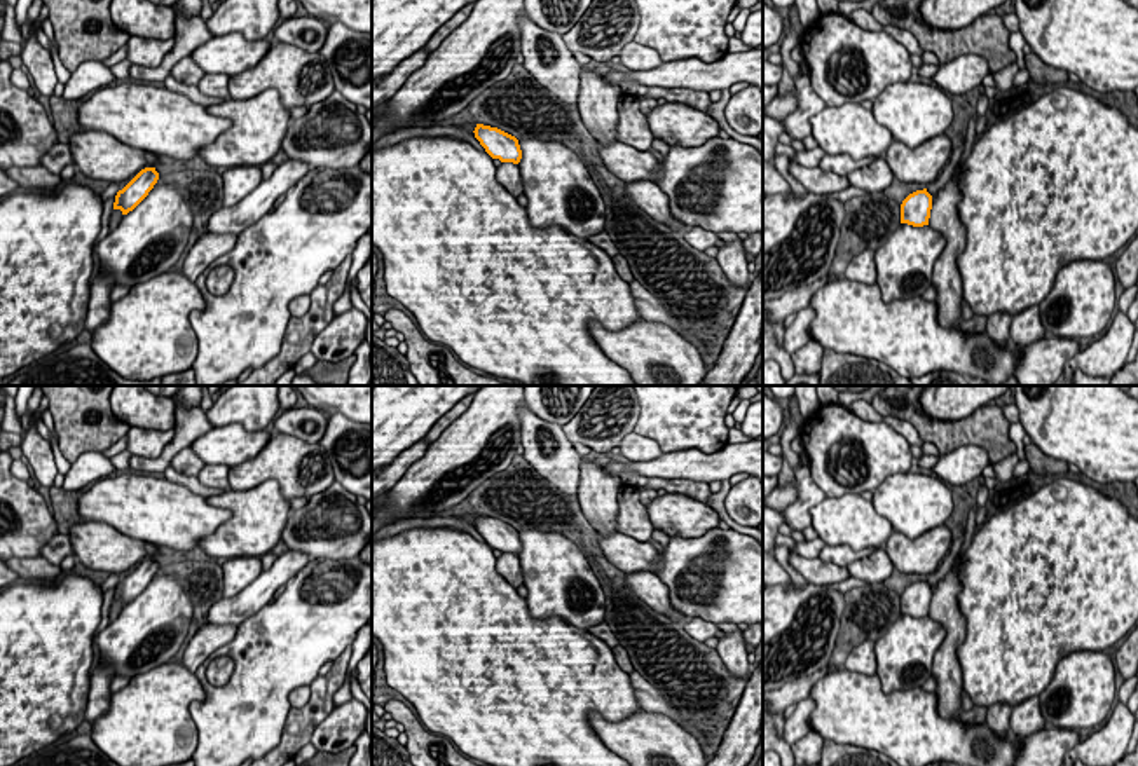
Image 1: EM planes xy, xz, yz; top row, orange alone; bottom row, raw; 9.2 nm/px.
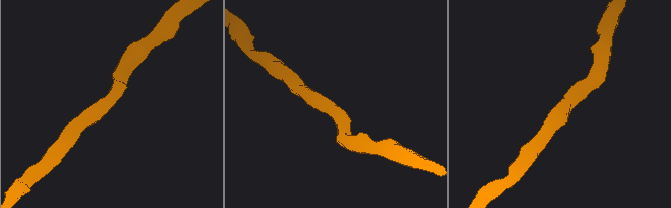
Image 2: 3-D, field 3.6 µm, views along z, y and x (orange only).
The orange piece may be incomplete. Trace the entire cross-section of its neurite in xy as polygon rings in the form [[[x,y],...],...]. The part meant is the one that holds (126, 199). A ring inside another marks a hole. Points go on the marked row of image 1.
[[[145,168],[117,192],[113,209],[120,209],[124,218],[93,246],[93,253],[99,256],[98,274],[112,277],[115,286],[134,286],[169,272],[190,237],[194,223],[190,206],[175,185],[157,187],[157,180],[155,168]]]

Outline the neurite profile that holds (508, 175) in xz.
[[[503,162],[497,168],[497,181],[513,195],[518,197],[524,194],[524,183],[520,169],[513,162]]]

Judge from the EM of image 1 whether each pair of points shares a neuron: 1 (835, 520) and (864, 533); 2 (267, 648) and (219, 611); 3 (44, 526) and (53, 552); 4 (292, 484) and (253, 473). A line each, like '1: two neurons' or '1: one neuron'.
1: one neuron
2: two neurons
3: two neurons
4: one neuron

